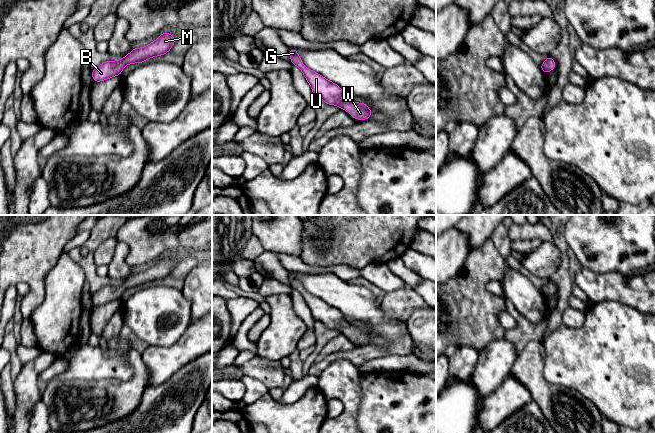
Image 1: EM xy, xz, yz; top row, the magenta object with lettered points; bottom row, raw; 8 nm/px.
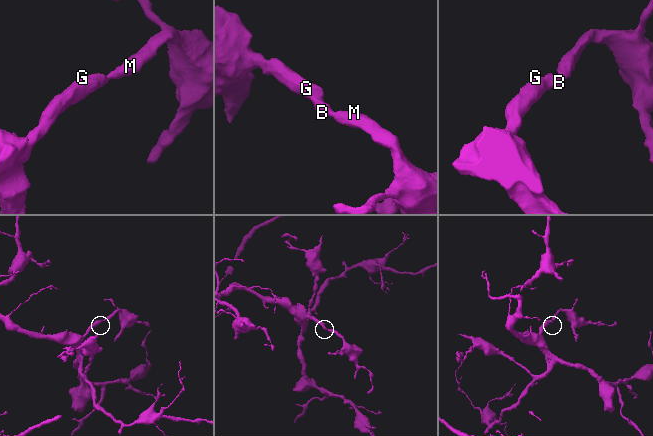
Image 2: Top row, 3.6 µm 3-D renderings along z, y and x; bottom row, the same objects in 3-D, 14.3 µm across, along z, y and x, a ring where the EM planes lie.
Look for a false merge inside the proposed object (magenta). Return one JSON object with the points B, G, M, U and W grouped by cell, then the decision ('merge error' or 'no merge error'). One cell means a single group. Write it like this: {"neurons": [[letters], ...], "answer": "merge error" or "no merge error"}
{"neurons": [["B", "G", "M", "U", "W"]], "answer": "no merge error"}

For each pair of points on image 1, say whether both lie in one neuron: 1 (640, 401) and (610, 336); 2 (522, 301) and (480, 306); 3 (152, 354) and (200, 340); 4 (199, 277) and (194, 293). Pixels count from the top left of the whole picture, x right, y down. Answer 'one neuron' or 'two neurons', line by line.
1: one neuron
2: two neurons
3: one neuron
4: one neuron

